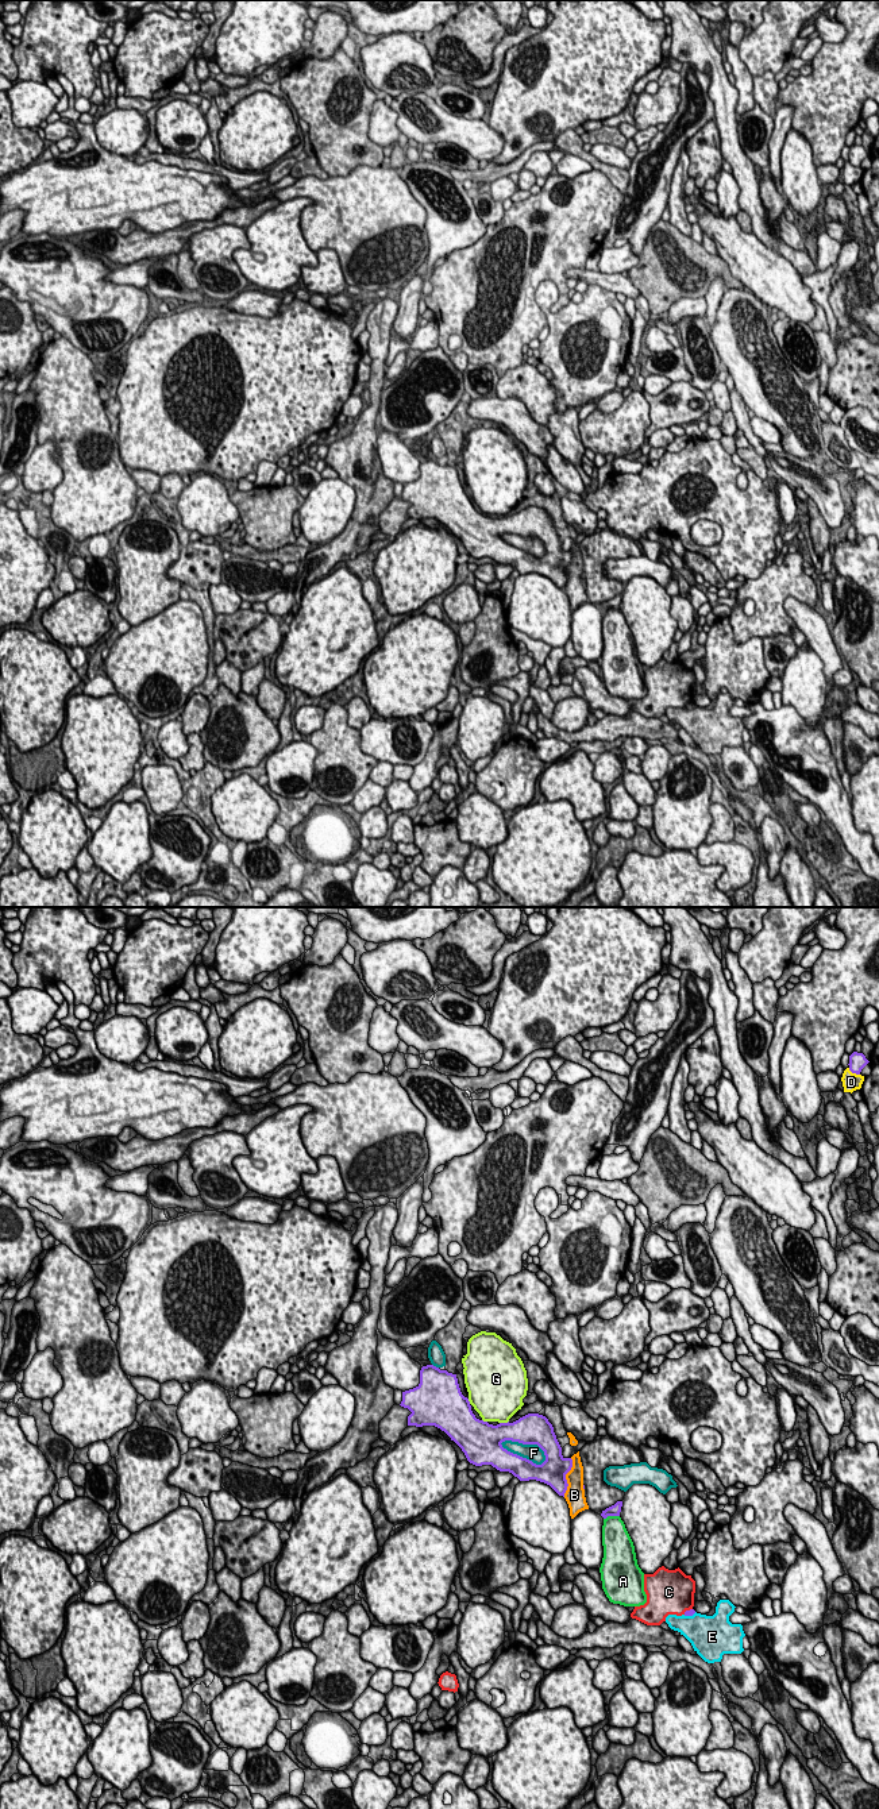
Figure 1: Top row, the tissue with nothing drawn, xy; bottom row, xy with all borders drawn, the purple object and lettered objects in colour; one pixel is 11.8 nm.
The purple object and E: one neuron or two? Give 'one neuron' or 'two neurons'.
two neurons

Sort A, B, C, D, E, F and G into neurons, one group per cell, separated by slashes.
A / B / C / D / E / F / G

